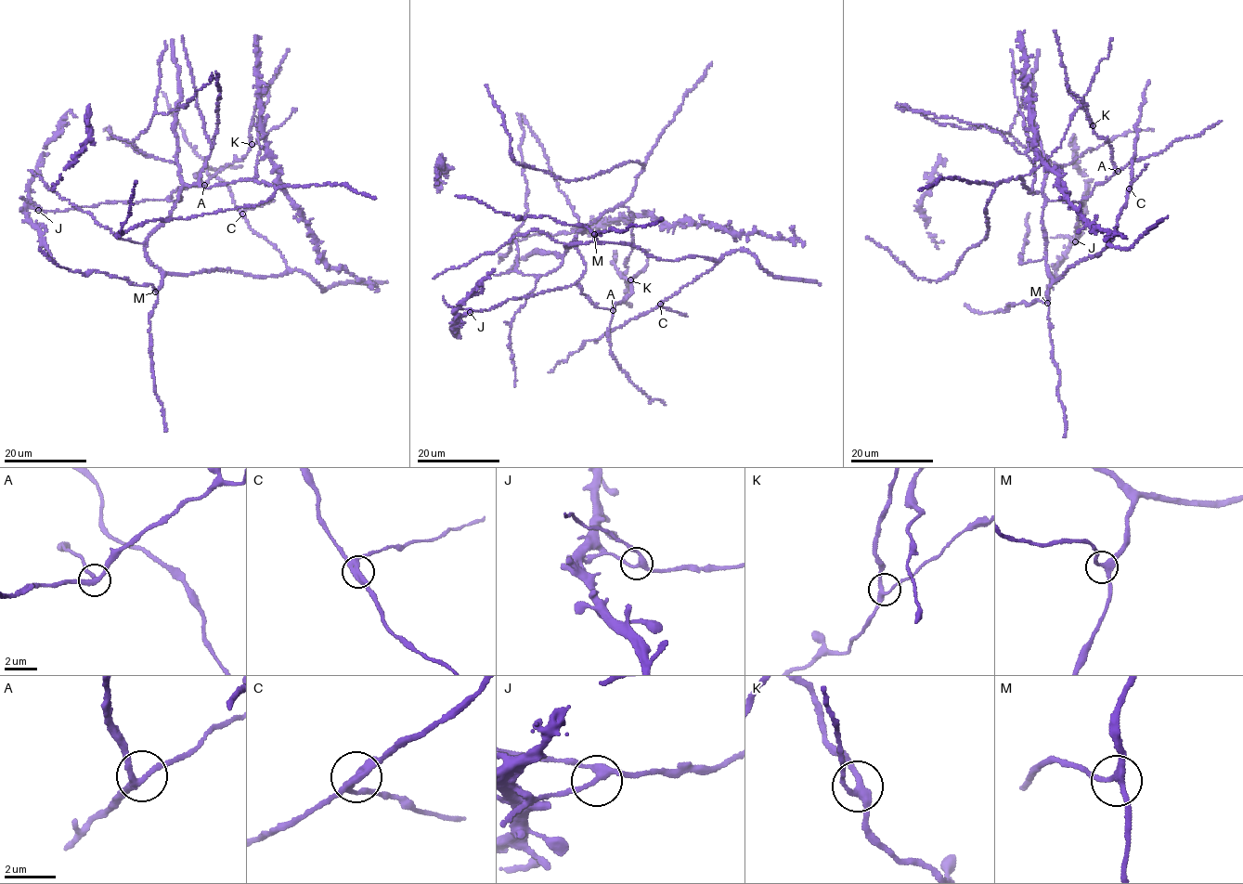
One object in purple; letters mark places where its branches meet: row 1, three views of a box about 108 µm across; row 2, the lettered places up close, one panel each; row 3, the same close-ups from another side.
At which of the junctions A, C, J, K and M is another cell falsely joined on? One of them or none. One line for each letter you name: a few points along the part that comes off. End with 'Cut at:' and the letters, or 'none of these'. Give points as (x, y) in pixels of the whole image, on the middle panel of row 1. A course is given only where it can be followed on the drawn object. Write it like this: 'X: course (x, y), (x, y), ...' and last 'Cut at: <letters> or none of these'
C: course (659, 304), (660, 306), (687, 316)
Cut at: C

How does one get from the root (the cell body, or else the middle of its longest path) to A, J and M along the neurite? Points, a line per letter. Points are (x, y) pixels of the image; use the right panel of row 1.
A: (1034, 192), (1042, 192), (1047, 200), (1079, 202), (1090, 196), (1097, 184), (1103, 184), (1118, 171)
J: (1034, 192), (1042, 192), (1047, 200), (1082, 203), (1075, 227), (1079, 237), (1075, 241)
M: (1034, 192), (1042, 192), (1044, 201), (1042, 222), (1046, 241), (1047, 270), (1053, 280), (1047, 303)

